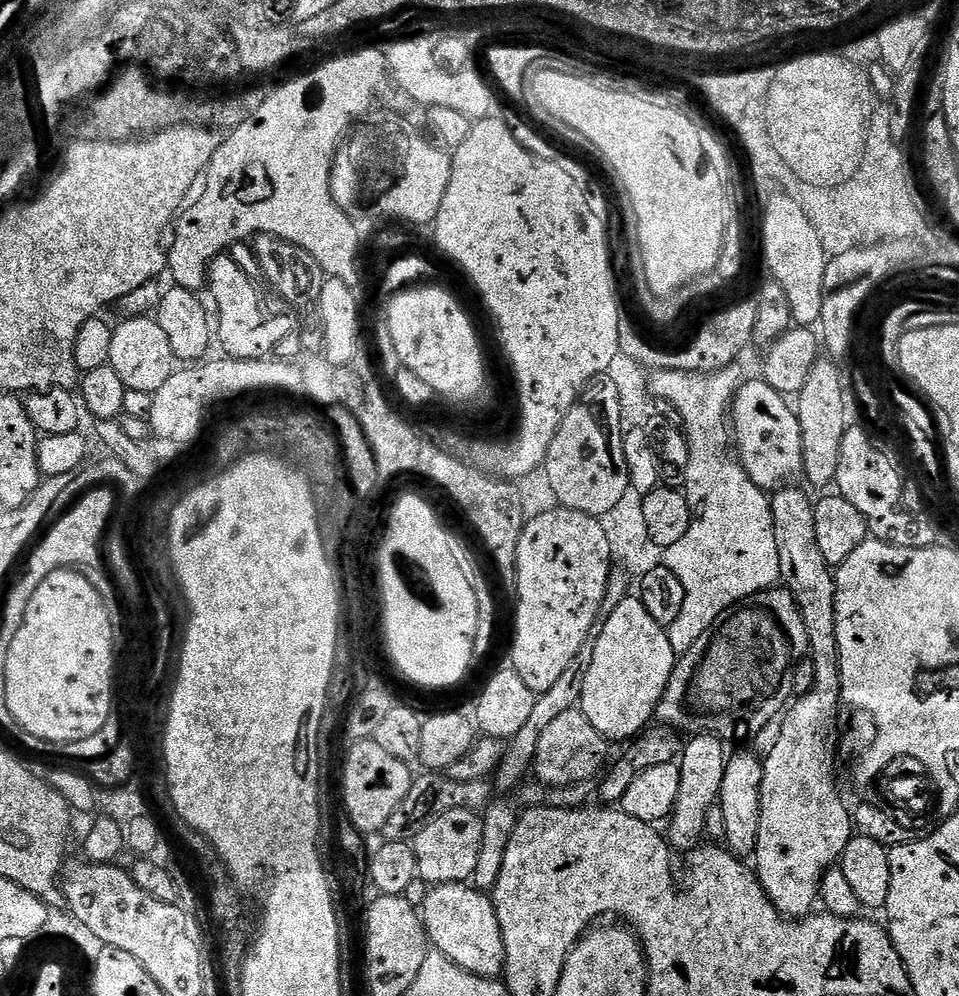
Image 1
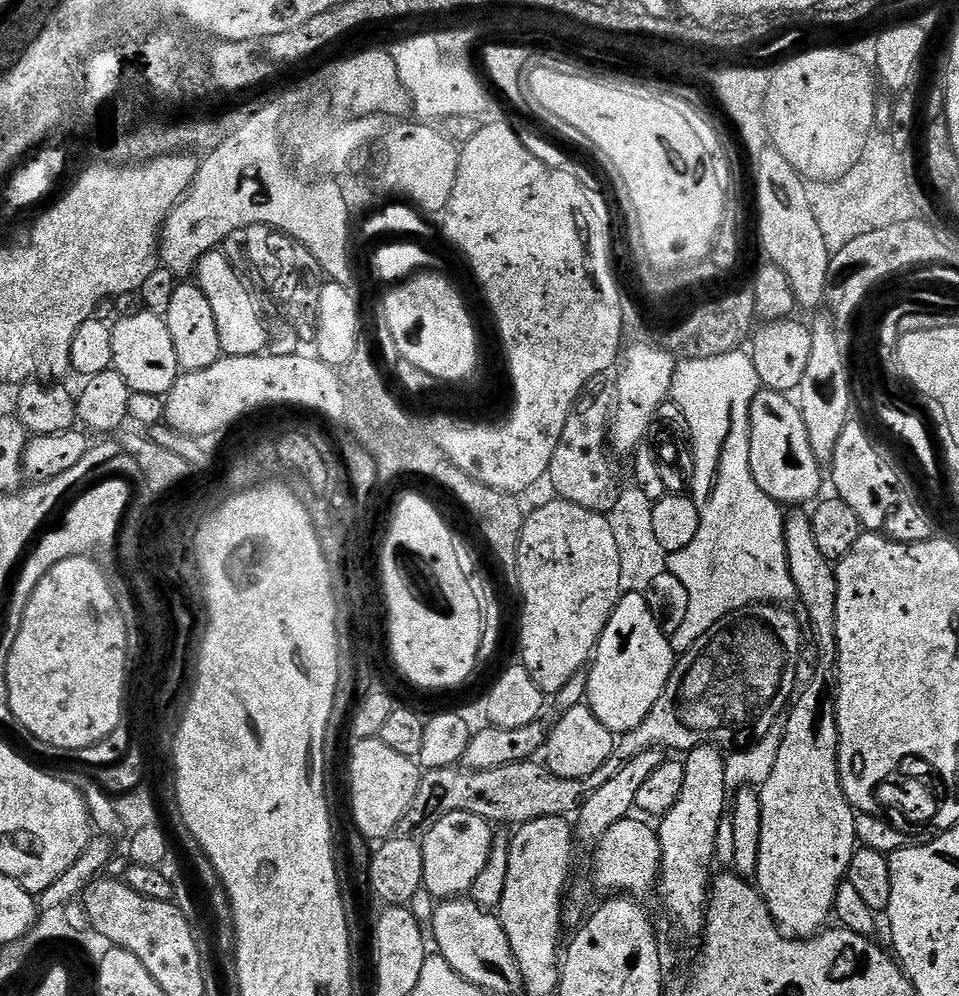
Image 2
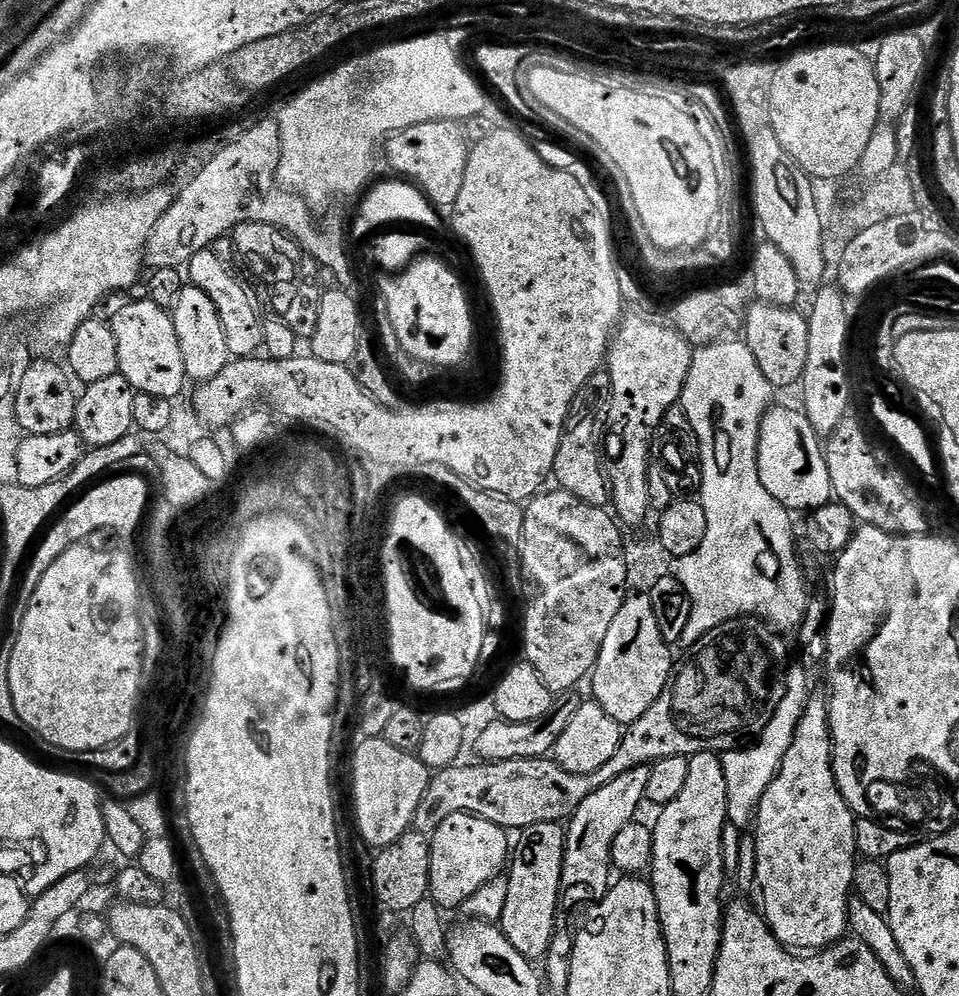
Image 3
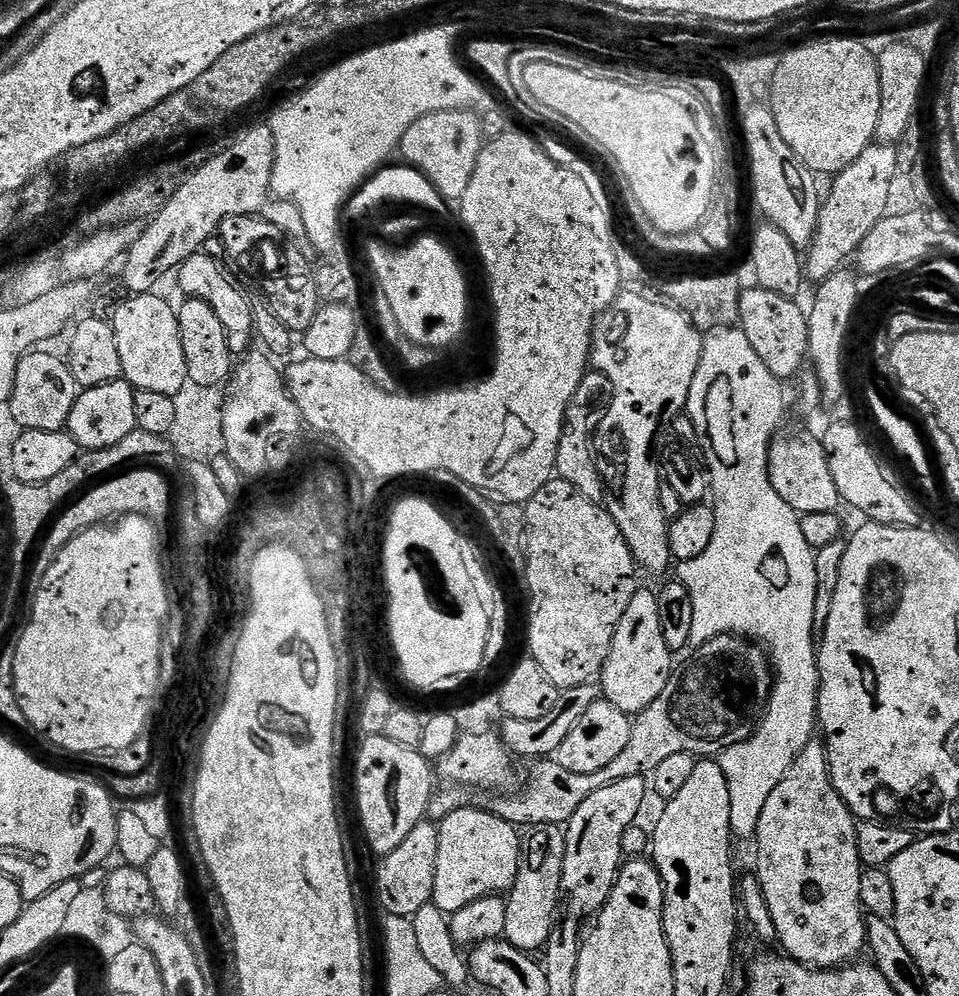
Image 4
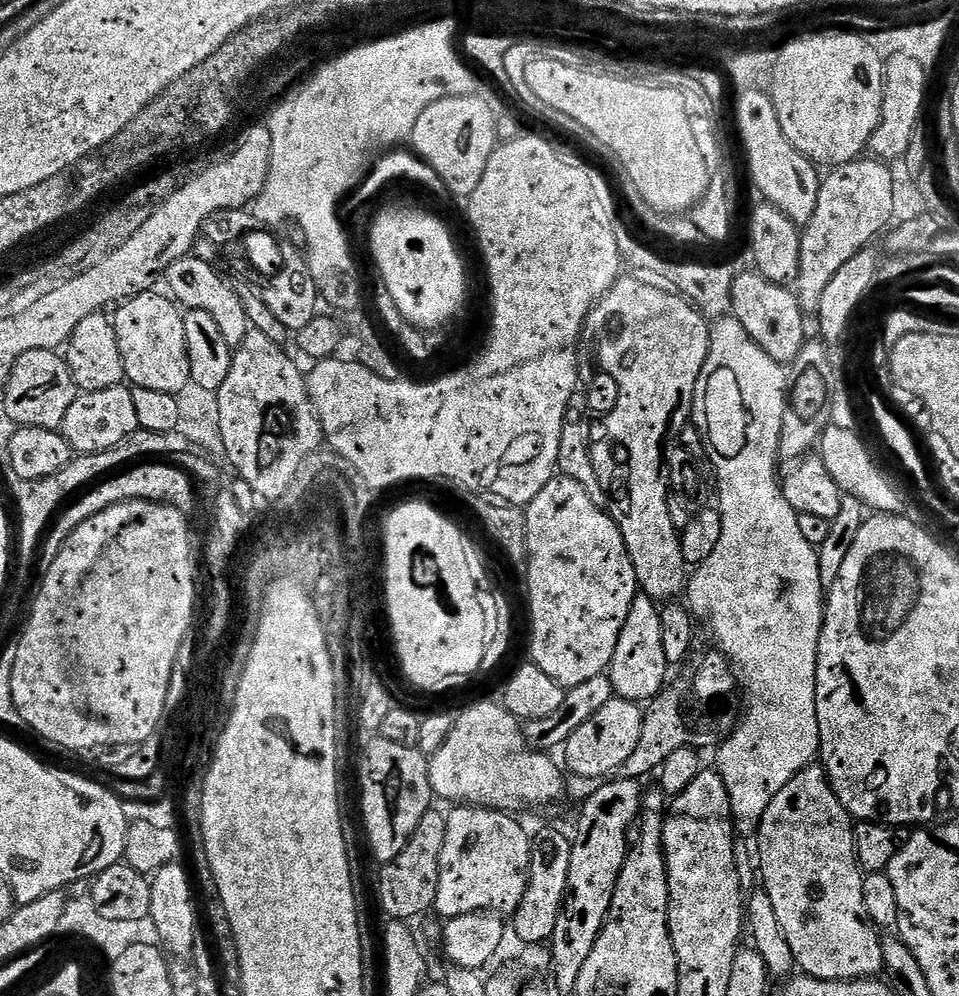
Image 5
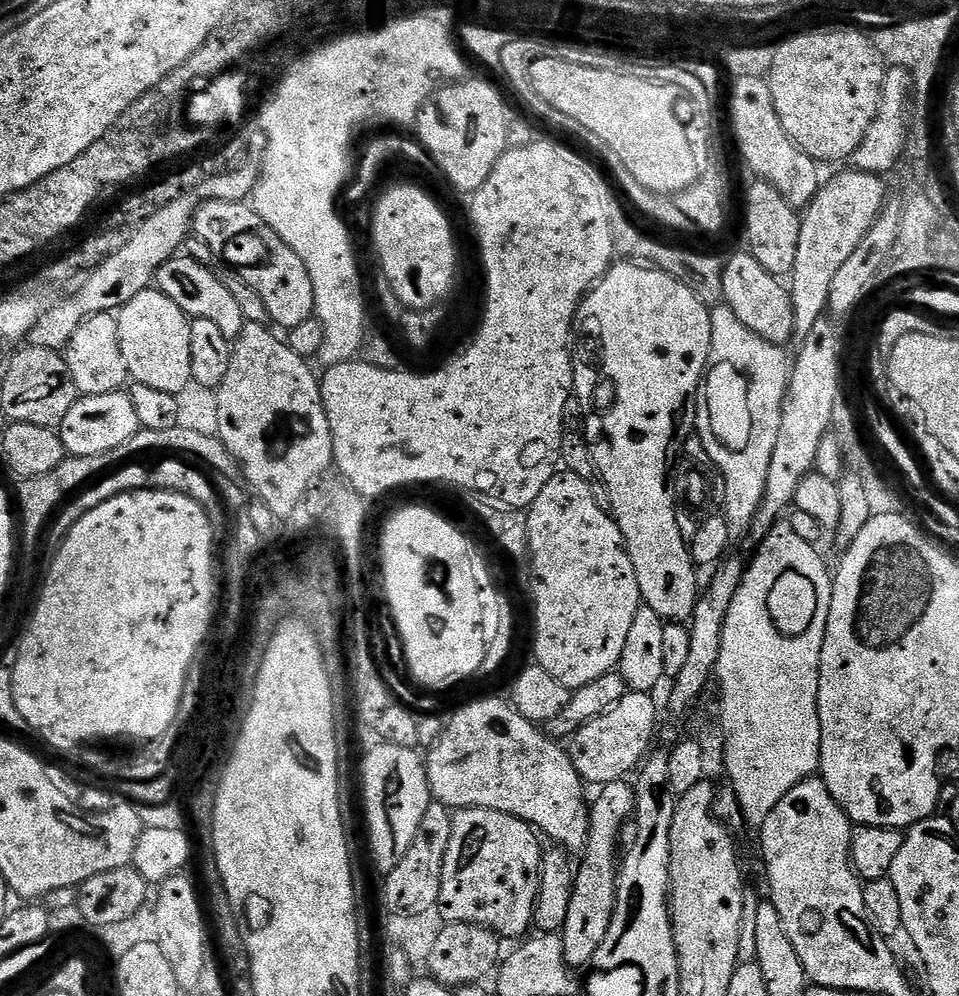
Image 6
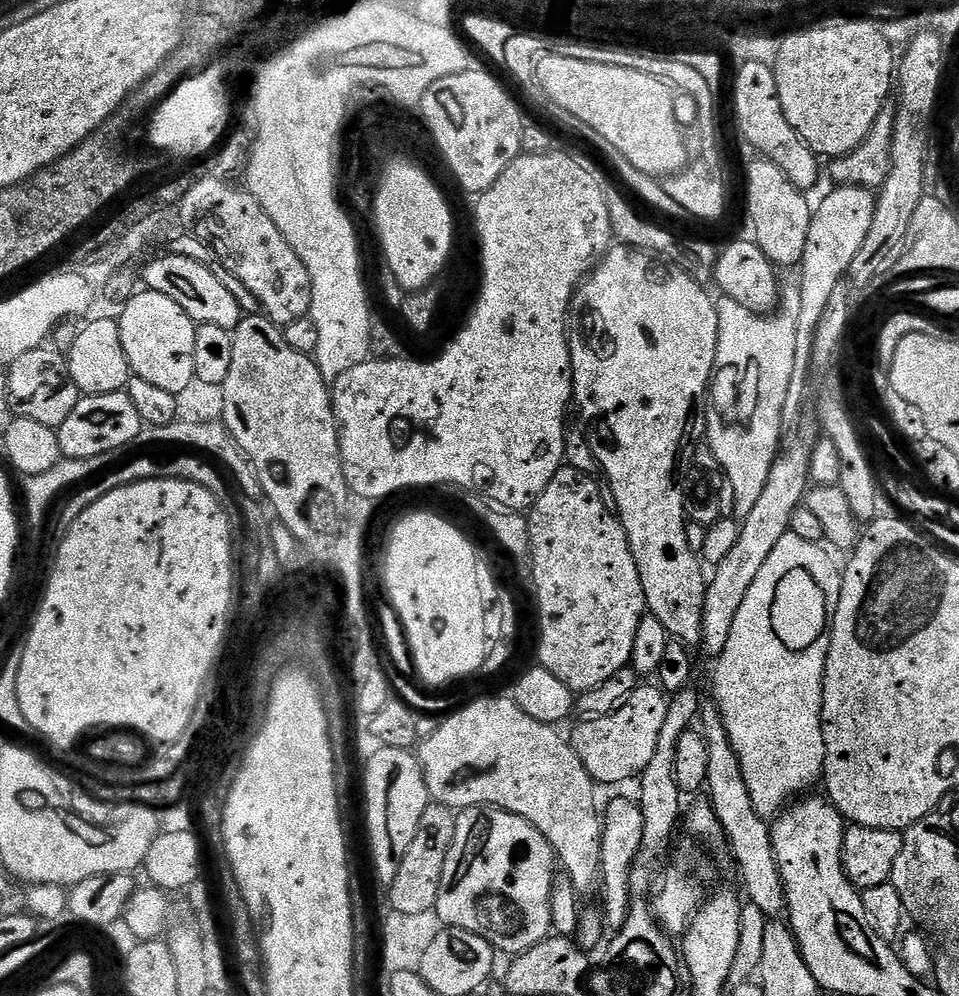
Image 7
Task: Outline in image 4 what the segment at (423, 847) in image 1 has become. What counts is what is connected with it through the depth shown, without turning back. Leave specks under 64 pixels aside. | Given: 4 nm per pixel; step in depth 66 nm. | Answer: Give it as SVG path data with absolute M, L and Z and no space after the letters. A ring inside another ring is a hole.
M483 807L454 810L439 821L438 870L434 870L432 903L453 914L487 896L507 893L518 878L522 836L517 825L506 822Z

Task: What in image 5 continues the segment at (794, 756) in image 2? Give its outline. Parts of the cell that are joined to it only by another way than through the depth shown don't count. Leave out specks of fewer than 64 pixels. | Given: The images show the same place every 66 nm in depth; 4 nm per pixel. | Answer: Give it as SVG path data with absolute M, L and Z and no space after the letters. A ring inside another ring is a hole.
M814 762L803 768L782 791L775 796L766 814L762 814L758 841L760 840L760 872L764 875L762 891L770 894L774 915L790 942L796 968L803 975L819 980L866 980L876 978L884 971L882 936L862 902L865 873L856 857L856 830L853 817L834 794L828 773Z

